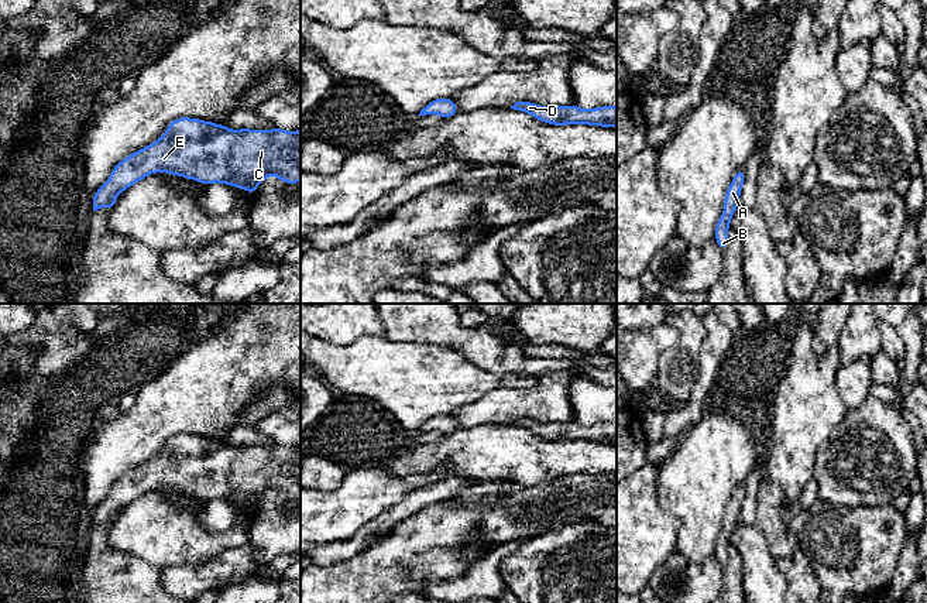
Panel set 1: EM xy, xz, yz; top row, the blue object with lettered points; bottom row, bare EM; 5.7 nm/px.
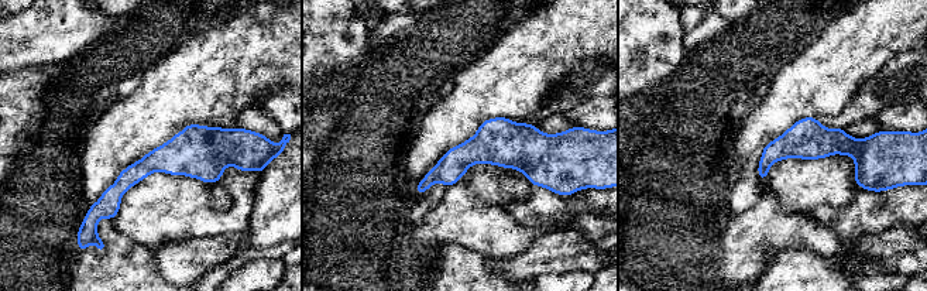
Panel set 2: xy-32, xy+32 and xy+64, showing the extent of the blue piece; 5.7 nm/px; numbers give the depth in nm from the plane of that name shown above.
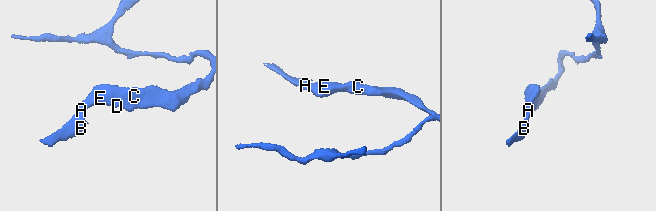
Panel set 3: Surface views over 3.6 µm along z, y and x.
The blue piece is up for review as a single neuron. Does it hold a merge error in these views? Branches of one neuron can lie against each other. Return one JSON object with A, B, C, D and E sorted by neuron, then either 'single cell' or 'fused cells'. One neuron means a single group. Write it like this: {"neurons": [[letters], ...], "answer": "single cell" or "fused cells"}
{"neurons": [["A", "B", "C", "D", "E"]], "answer": "single cell"}

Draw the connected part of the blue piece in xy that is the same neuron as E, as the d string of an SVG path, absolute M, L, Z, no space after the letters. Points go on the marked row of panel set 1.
M176 119L168 124L161 138L130 154L113 168L110 178L93 195L93 212L100 208L111 210L119 193L155 172L174 174L203 185L233 185L251 195L269 175L278 177L281 182L296 184L301 182L301 130L231 130L200 119Z

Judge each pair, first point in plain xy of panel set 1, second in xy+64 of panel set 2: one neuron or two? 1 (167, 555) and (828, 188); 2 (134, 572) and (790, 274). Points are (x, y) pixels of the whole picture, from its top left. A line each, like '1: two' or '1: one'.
1: two
2: one

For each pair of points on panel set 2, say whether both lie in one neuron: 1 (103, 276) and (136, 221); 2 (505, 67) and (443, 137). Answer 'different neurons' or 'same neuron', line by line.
1: different neurons
2: same neuron

